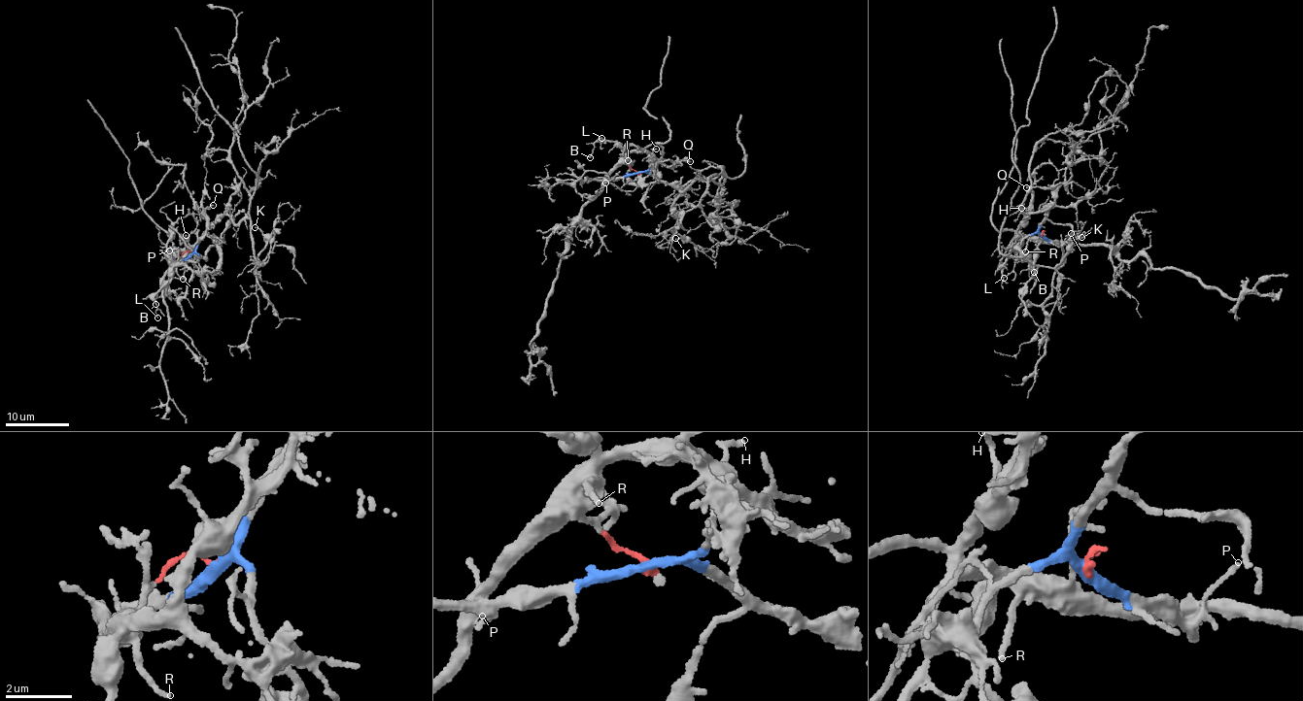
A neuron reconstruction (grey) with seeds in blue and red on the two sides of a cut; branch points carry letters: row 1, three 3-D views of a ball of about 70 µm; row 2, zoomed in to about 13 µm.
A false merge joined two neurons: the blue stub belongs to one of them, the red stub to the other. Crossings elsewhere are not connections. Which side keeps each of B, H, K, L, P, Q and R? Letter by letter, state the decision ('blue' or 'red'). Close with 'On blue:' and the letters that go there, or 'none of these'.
B: red
H: red
K: blue
L: red
P: blue
Q: red
R: red
On blue: K, P

